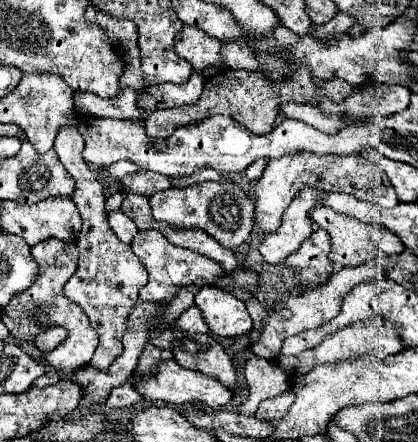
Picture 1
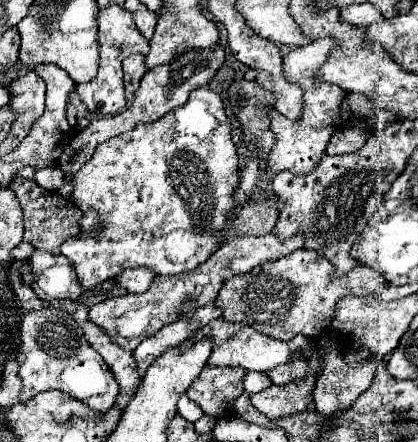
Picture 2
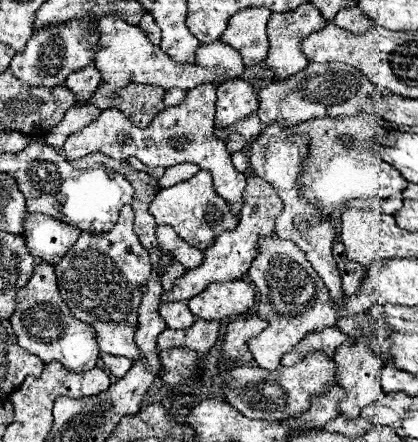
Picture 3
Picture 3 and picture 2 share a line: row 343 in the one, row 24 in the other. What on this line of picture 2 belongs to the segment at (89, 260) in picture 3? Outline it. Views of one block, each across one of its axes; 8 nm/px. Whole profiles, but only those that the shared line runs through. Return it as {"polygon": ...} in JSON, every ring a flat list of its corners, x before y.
{"polygon":[[118,4,98,10,98,42,100,42,100,70,88,84,78,84,76,94,94,114,116,114,126,106,122,88,122,60,130,54,148,54,148,40,136,28,132,14]]}

